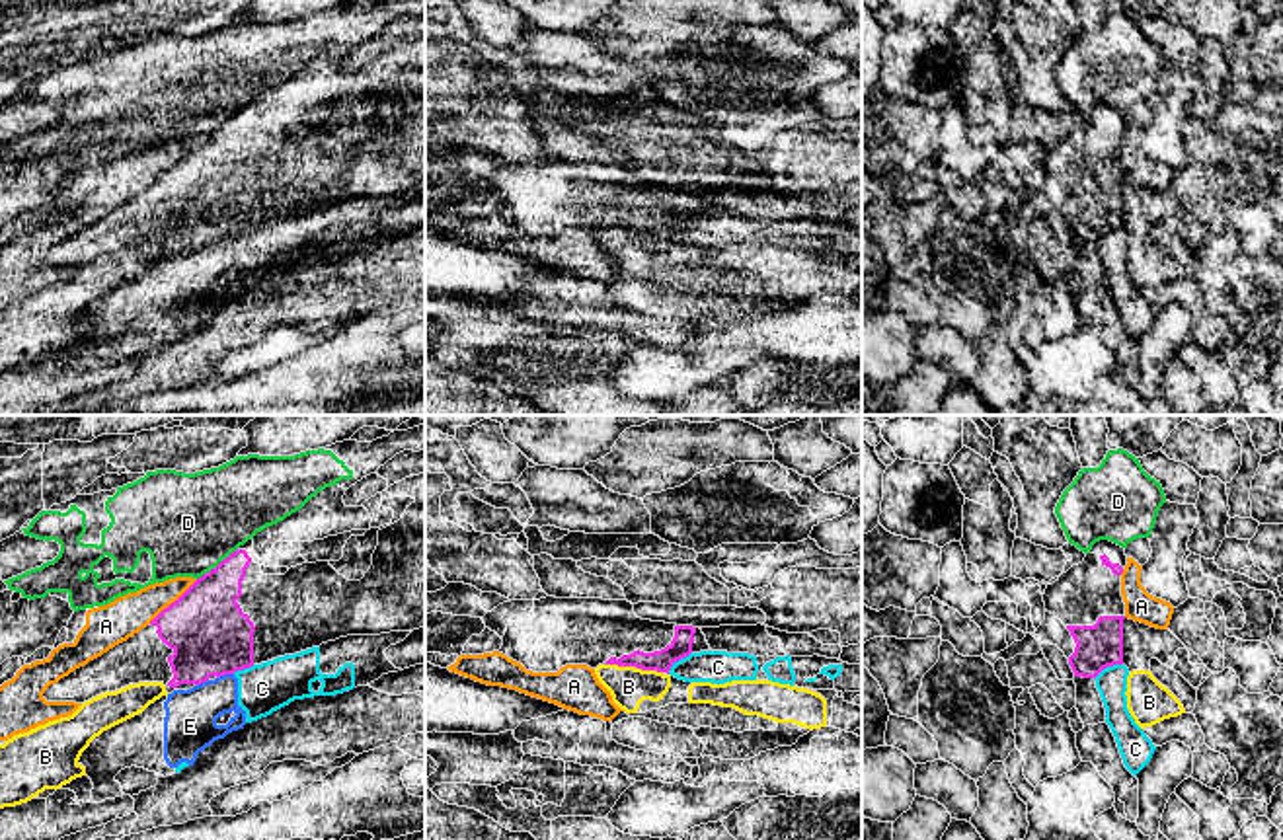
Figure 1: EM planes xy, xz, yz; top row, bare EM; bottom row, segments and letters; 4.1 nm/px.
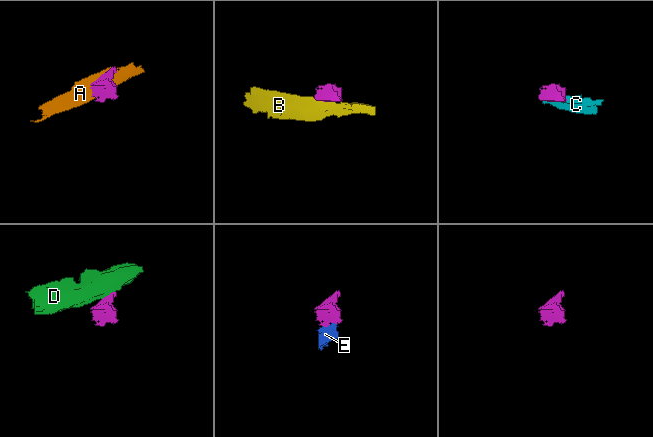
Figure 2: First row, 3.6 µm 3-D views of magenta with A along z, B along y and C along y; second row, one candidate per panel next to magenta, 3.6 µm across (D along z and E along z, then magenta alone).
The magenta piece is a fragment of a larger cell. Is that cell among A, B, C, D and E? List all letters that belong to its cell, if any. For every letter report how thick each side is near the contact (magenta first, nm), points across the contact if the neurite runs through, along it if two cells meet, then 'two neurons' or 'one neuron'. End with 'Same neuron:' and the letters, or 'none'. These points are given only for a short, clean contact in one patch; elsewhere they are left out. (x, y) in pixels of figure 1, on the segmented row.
A: 320/170 nm | two neurons
B: 90/160 nm | along xz (605, 663), (661, 673) | two neurons
C: 90/140 nm | along xz (691, 651), (667, 673) | two neurons
D: 300/400 nm | along xy (236, 548), (197, 579) | two neurons
E: 320/220 nm | along xy (233, 673), (217, 679) | two neurons
Same neuron: none

